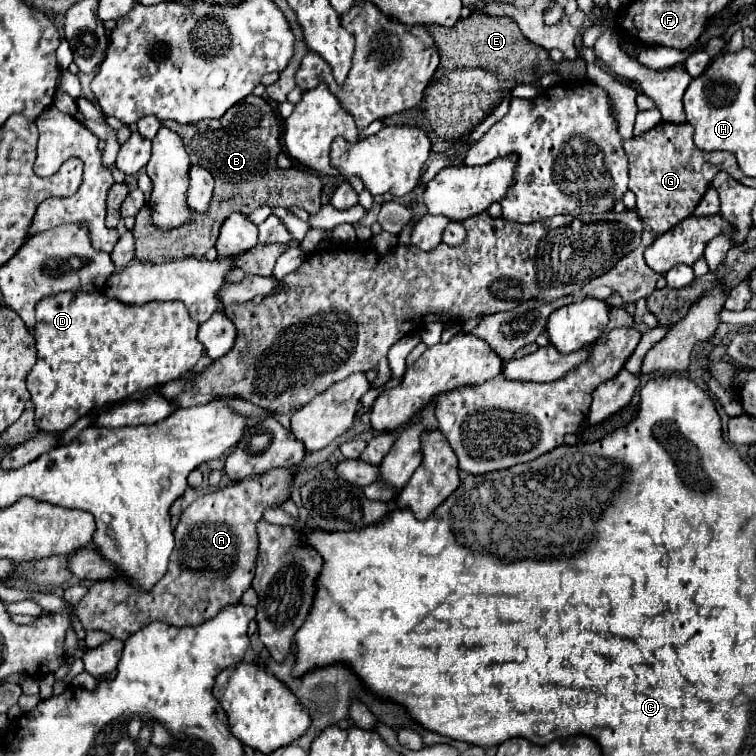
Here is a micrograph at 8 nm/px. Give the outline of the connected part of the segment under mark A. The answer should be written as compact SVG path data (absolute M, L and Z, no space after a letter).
M276 468L200 496L182 512L174 530L176 546L170 554L168 570L150 594L136 594L124 580L94 582L80 602L70 604L72 614L80 618L86 630L104 630L124 642L154 620L172 626L194 626L214 618L222 608L238 604L254 578L256 524L264 510L290 498L292 482L290 470Z

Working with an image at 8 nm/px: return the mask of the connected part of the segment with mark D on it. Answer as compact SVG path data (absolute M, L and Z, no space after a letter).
M64 292L52 298L44 298L36 306L36 320L34 340L38 362L28 374L26 386L34 402L34 422L38 430L48 434L64 432L80 416L86 416L94 408L120 402L130 394L144 392L158 384L180 378L194 368L204 352L200 340L196 338L198 322L190 318L188 310L180 302L150 302L144 306L128 306L98 292Z

